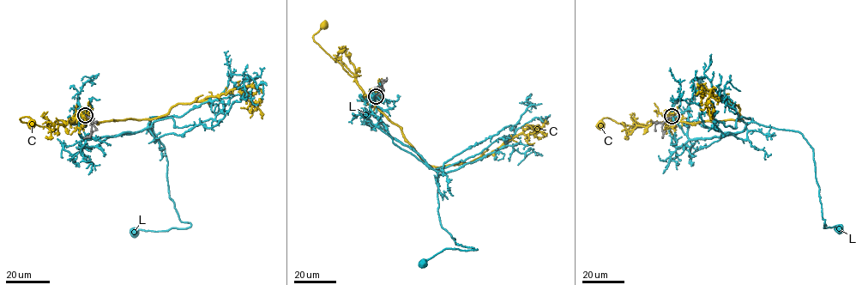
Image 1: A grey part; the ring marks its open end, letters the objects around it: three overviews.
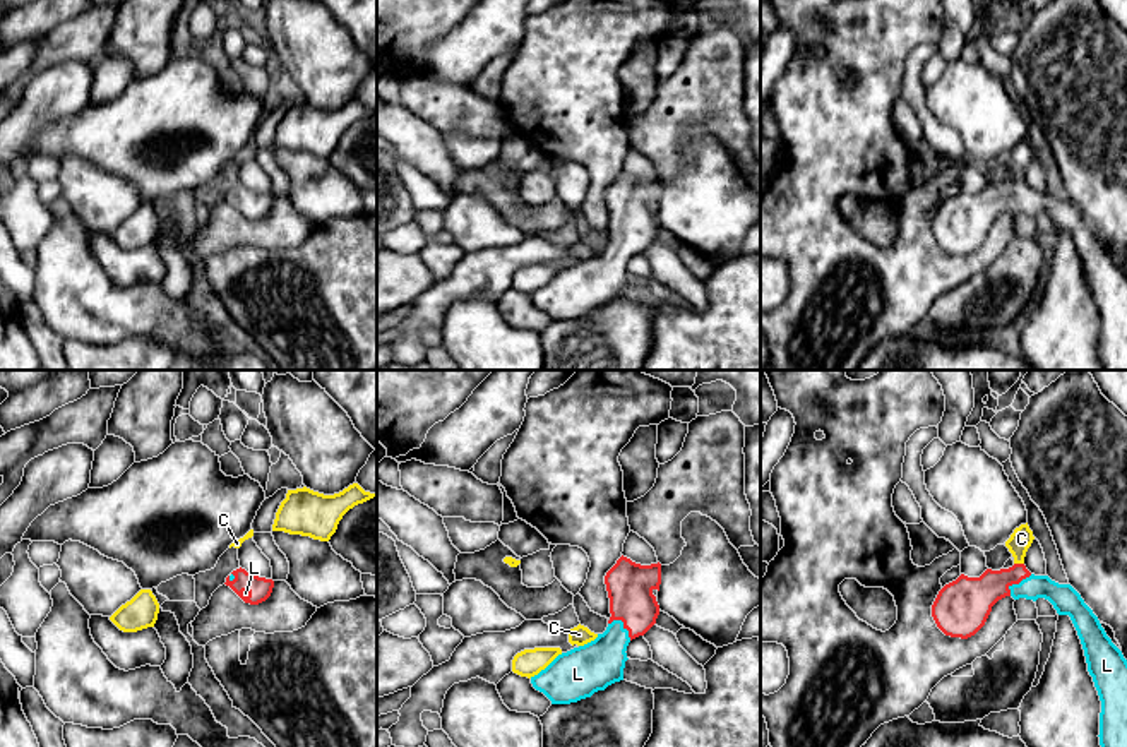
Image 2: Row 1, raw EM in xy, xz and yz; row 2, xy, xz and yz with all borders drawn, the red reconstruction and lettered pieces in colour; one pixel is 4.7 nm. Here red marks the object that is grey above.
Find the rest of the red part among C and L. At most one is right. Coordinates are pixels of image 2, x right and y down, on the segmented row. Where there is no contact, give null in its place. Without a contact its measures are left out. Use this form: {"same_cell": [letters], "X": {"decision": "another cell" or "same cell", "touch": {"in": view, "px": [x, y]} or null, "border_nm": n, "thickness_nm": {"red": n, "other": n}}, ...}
{"same_cell": ["L"], "C": {"decision": "another cell", "touch": {"in": "yz", "px": [1019, 564]}, "border_nm": 50, "thickness_nm": {"red": 180, "other": 100}}, "L": {"decision": "same cell", "touch": {"in": "xz", "px": [624, 624]}, "border_nm": 140, "thickness_nm": {"red": 220, "other": 220}}}

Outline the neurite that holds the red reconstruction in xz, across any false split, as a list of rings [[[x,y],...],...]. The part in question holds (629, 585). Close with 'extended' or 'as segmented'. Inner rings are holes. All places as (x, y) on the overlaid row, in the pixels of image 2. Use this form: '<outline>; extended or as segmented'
[[[620,557],[606,572],[610,620],[603,634],[584,646],[558,654],[531,677],[536,690],[552,704],[570,704],[623,680],[627,646],[644,636],[659,615],[654,589],[659,591],[661,564],[641,565]]]; extended

